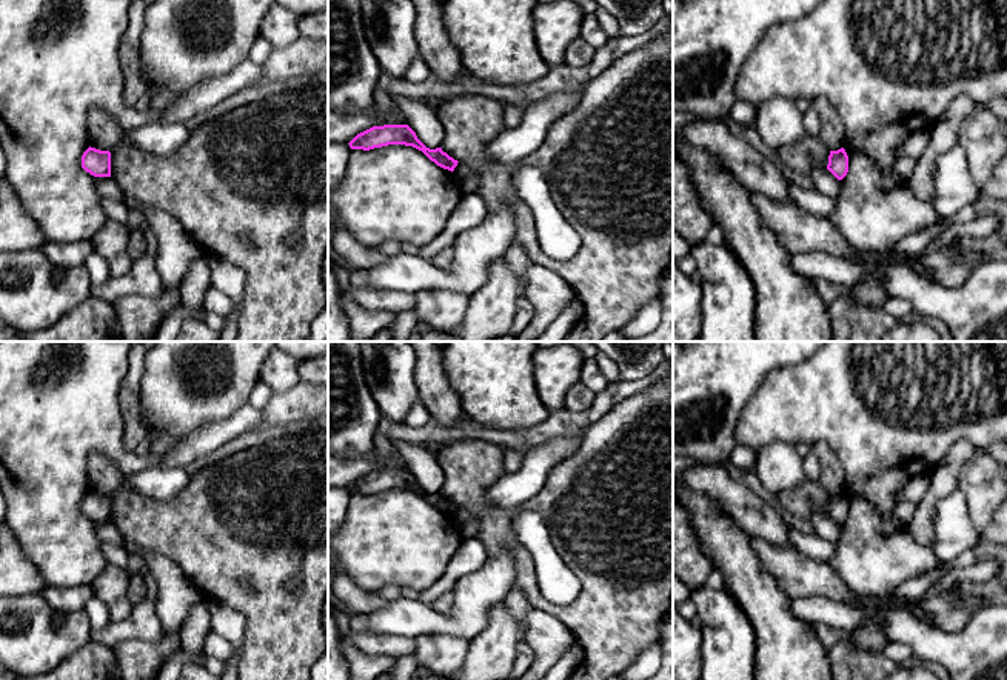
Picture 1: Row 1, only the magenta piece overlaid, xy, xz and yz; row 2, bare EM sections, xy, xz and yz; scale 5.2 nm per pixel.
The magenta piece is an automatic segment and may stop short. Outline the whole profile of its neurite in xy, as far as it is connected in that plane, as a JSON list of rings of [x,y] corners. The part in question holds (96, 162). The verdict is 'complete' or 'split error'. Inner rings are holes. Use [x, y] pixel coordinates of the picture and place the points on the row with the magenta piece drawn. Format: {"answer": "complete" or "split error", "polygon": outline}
{"answer": "complete", "polygon": [[[89,146],[82,155],[82,168],[94,177],[111,177],[111,152]]]}

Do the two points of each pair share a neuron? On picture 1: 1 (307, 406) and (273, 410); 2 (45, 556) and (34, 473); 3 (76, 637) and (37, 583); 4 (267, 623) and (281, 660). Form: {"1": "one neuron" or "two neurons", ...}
{"1": "one neuron", "2": "one neuron", "3": "two neurons", "4": "one neuron"}

